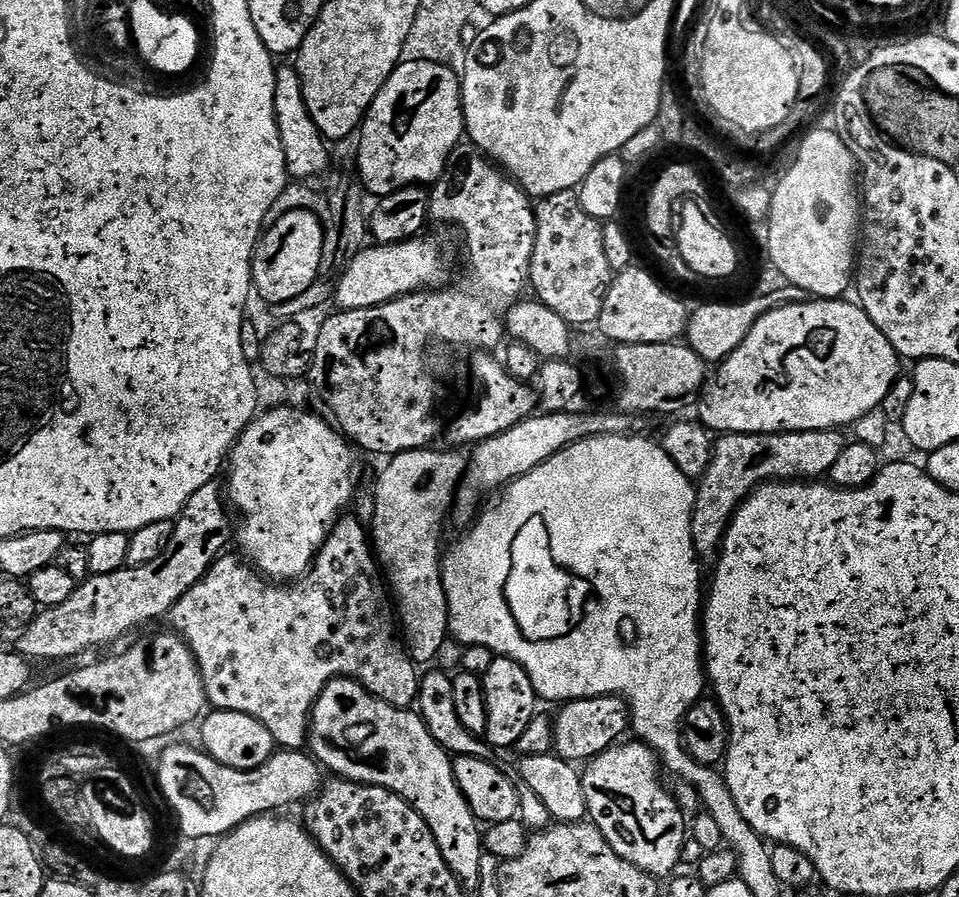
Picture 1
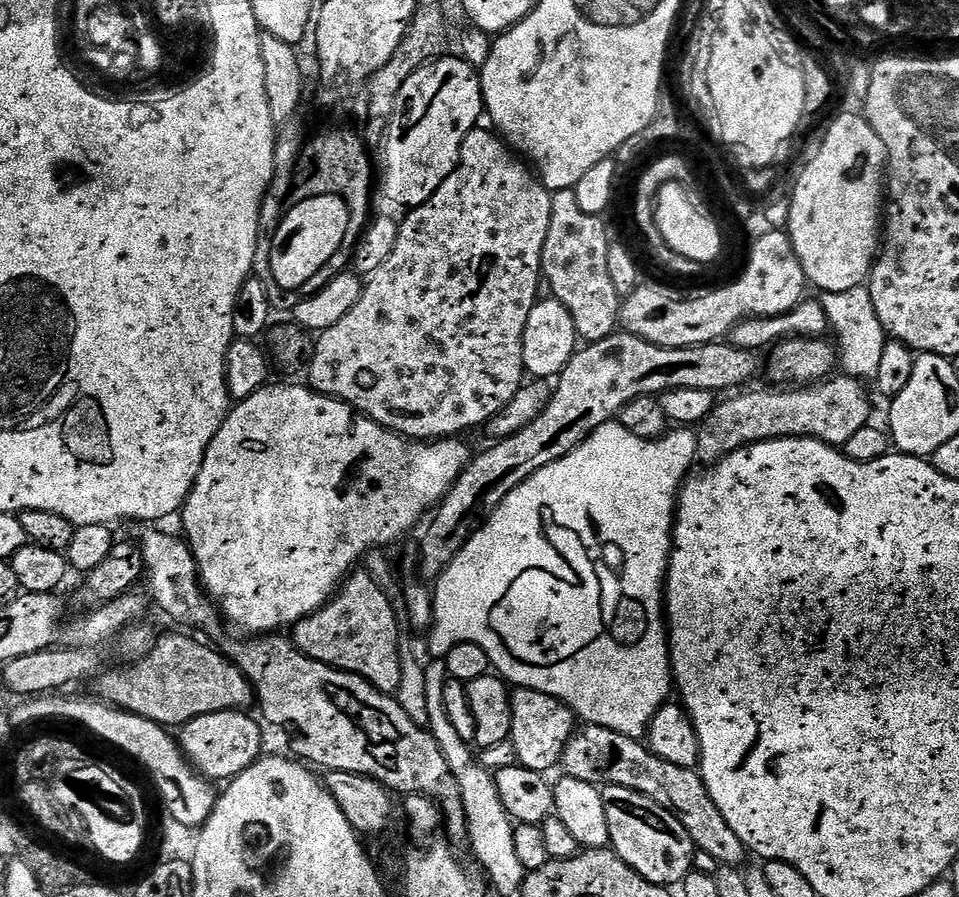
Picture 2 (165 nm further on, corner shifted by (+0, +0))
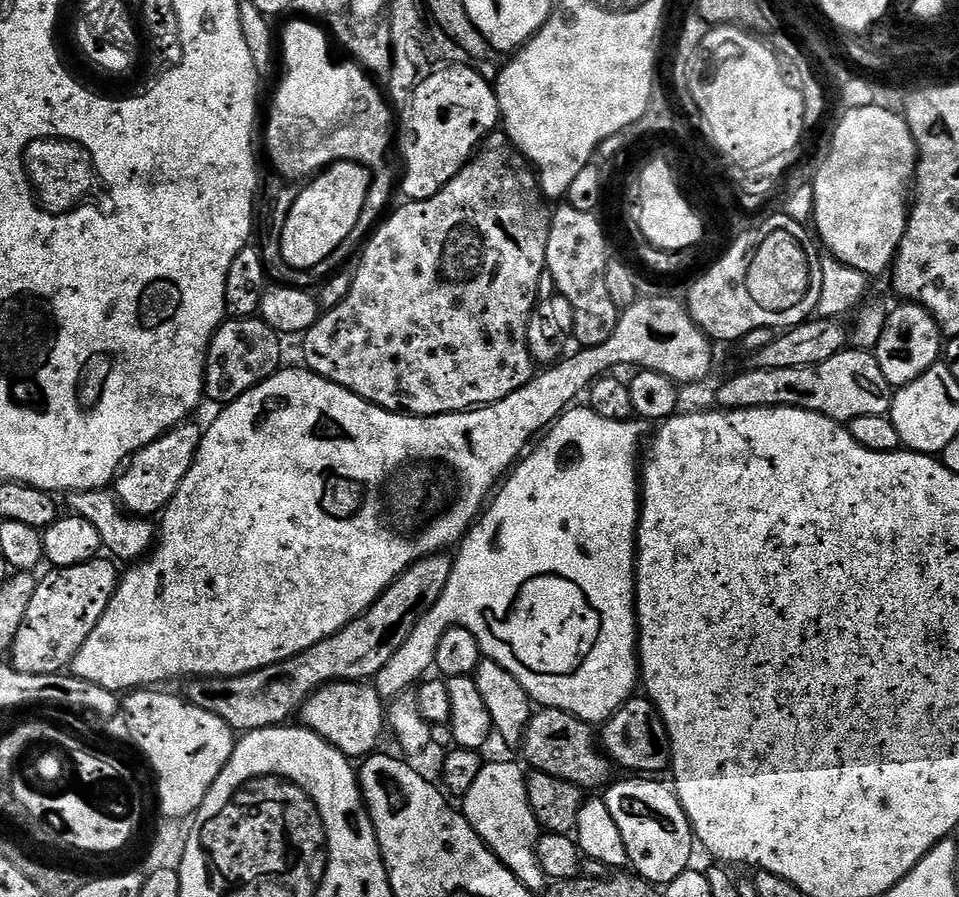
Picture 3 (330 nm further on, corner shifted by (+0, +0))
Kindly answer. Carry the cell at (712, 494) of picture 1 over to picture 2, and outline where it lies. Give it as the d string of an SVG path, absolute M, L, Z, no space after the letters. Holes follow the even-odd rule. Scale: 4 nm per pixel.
M836 374L811 386L767 386L753 392L732 394L729 400L713 403L710 414L698 425L696 458L704 466L717 464L747 444L777 440L787 436L809 436L823 444L842 446L858 430L869 427L871 400L860 380Z

